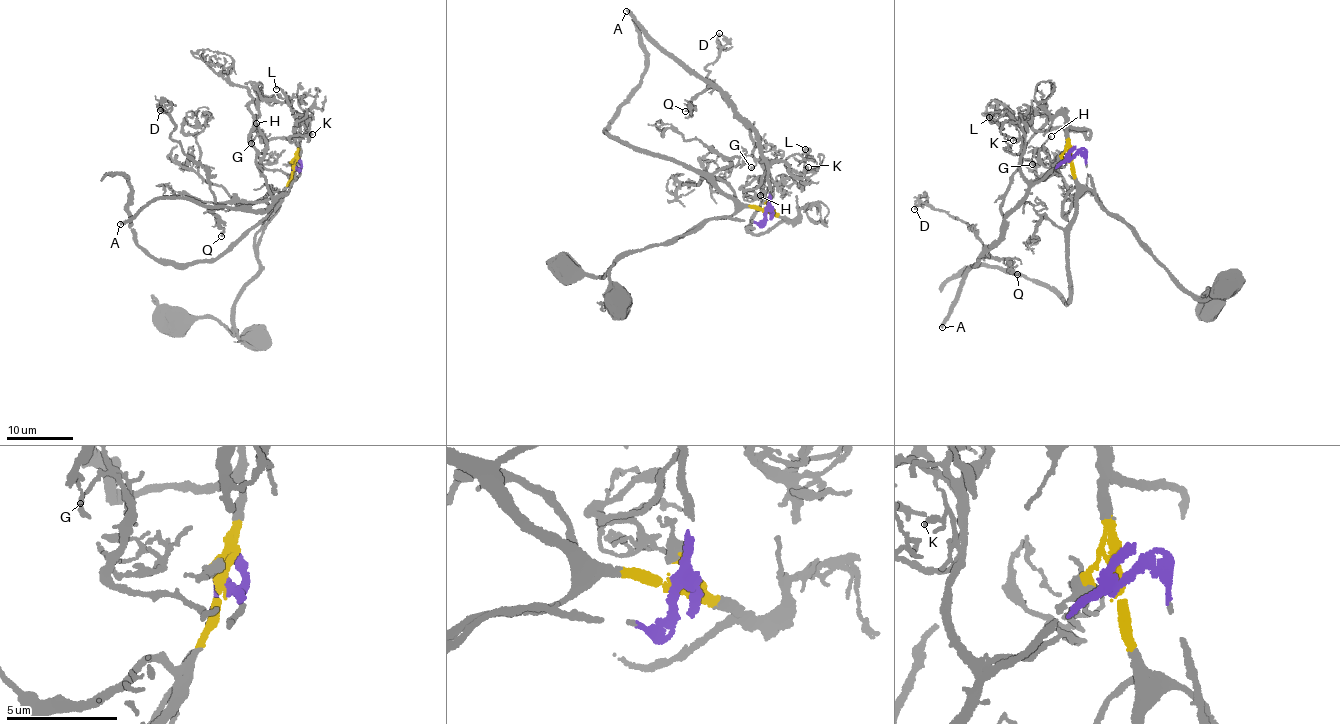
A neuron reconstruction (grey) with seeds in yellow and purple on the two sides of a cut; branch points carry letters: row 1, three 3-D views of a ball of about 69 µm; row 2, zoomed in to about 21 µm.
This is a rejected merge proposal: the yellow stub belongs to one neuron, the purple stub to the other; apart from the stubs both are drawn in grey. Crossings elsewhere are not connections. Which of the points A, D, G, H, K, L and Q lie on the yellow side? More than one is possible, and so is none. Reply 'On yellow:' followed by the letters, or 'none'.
On yellow: none

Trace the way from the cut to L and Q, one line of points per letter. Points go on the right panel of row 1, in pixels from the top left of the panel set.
L: (1071, 158), (1033, 182), (1020, 169), (1024, 130), (1011, 120), (1000, 123), (991, 120), (989, 114), (989, 117)
Q: (1071, 158), (1038, 181), (1008, 215), (1000, 239), (991, 242), (983, 258), (1004, 258), (1010, 270), (1018, 275)

